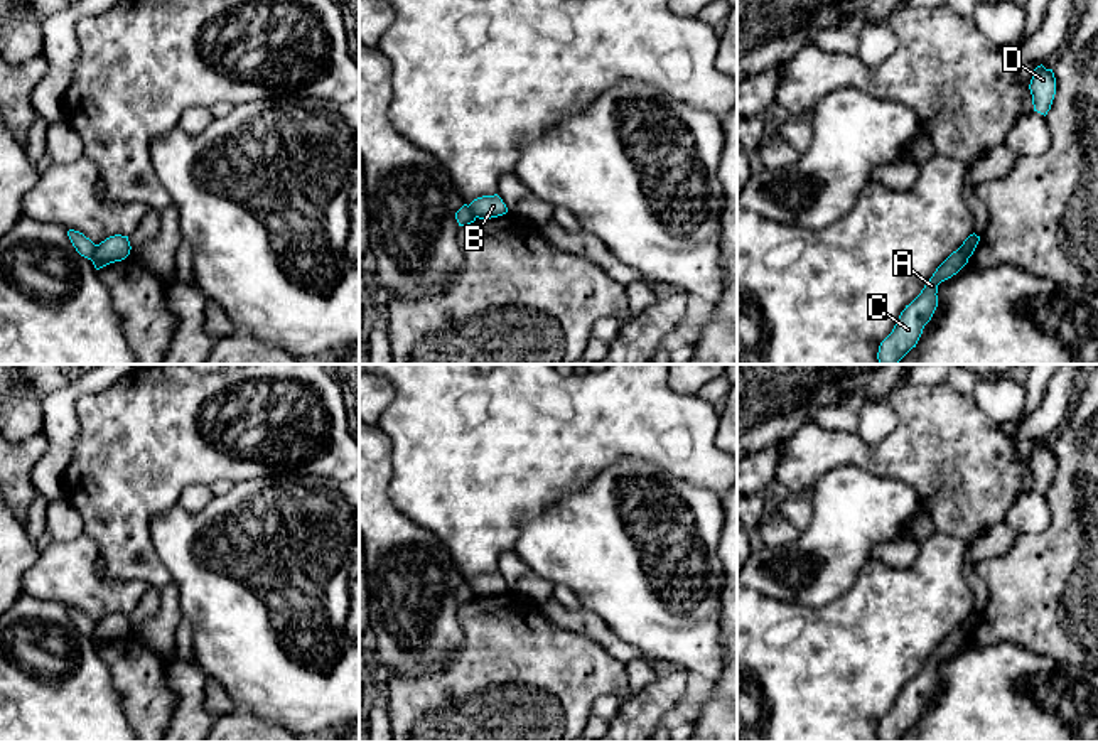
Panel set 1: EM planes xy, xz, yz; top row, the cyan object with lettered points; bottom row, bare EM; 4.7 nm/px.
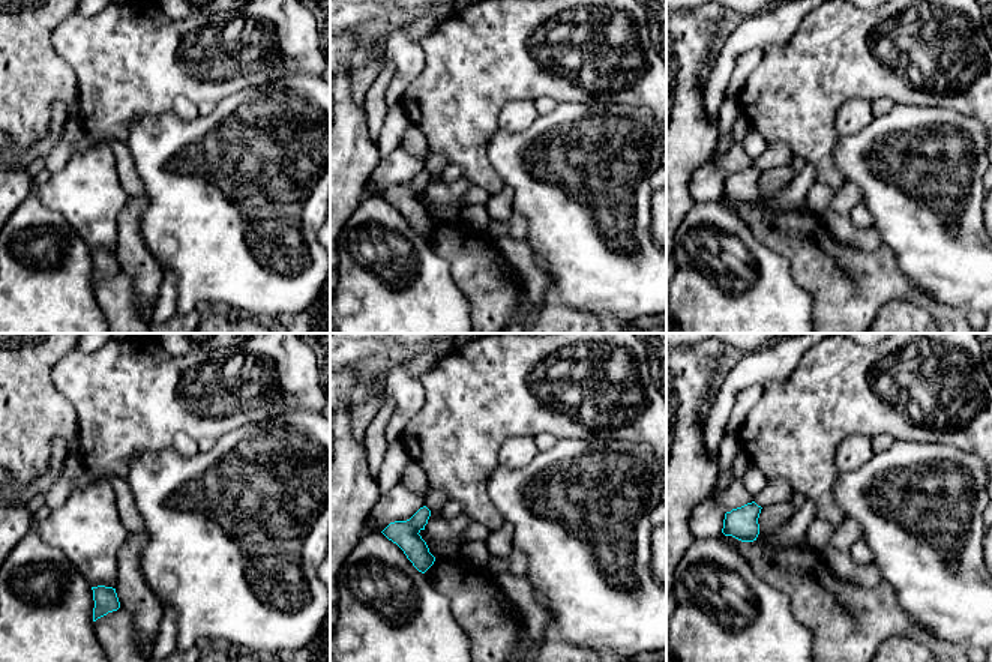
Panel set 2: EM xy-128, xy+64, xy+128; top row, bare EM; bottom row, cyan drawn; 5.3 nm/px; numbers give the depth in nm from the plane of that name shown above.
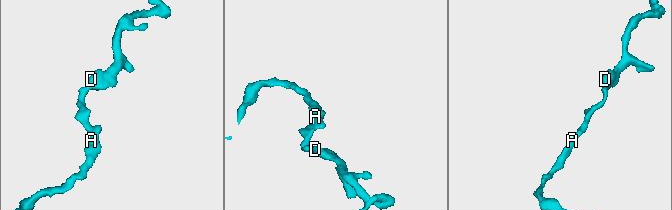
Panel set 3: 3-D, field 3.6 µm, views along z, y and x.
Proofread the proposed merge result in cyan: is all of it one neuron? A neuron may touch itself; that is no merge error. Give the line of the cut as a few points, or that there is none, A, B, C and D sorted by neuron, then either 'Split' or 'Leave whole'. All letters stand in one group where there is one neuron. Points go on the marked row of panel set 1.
Split along xy (98, 245), (90, 258). Groups: A B C / D. Split

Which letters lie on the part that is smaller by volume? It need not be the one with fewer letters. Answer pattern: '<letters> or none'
D

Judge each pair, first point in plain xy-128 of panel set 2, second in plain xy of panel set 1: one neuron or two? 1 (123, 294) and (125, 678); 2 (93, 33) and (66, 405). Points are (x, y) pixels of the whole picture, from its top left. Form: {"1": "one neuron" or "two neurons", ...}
{"1": "one neuron", "2": "two neurons"}

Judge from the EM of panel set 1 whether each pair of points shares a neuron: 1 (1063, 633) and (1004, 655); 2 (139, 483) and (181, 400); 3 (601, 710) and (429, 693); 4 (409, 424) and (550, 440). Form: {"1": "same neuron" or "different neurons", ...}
{"1": "different neurons", "2": "same neuron", "3": "different neurons", "4": "same neuron"}

